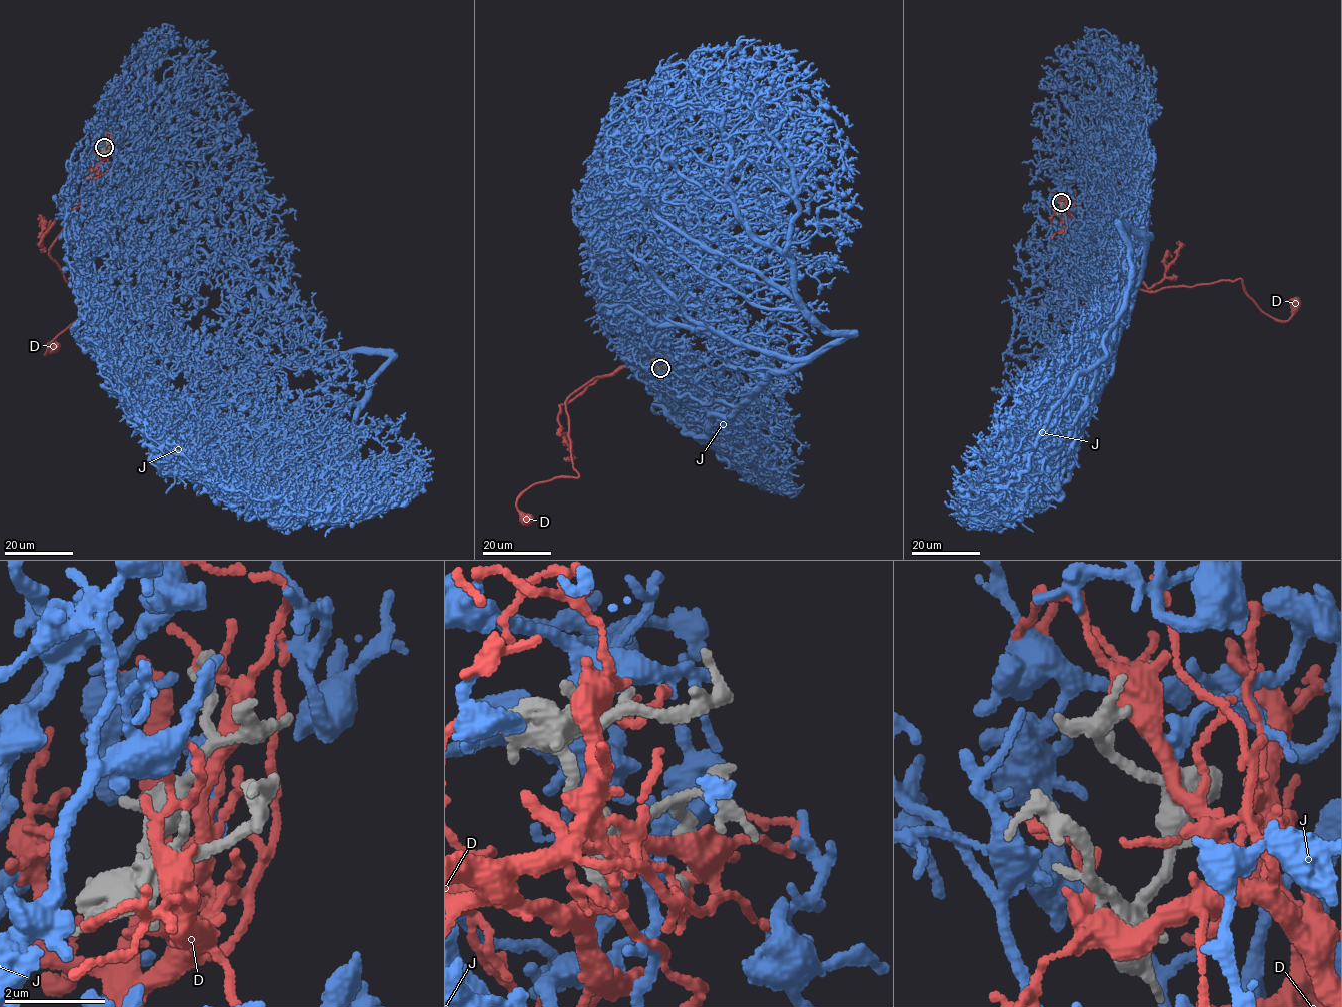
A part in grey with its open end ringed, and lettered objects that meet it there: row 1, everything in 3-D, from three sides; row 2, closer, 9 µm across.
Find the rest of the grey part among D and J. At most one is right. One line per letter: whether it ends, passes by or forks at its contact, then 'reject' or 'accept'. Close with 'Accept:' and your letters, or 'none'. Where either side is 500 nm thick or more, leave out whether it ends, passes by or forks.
D: it forks there; reject
J: it ends there; accept
Accept: J

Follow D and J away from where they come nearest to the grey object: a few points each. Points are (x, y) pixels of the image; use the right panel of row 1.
D: (1061, 203), (1084, 244), (1141, 289), (1239, 279), (1260, 309), (1286, 321), (1298, 297)
J: (1060, 202), (1078, 203), (1098, 268), (1084, 299), (1114, 317), (1103, 388), (1043, 471), (958, 473)

